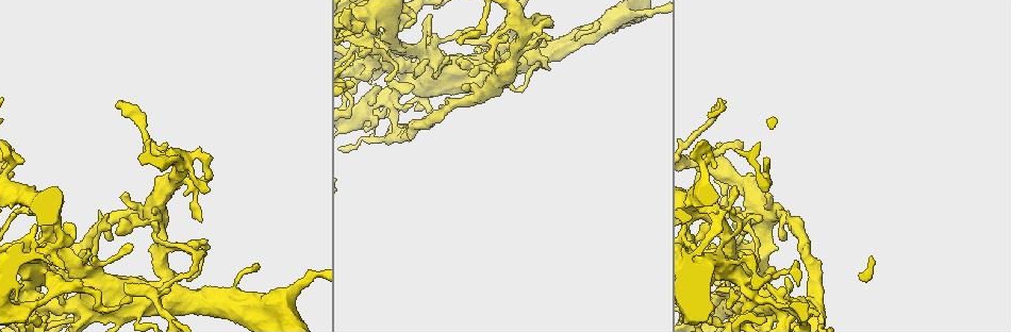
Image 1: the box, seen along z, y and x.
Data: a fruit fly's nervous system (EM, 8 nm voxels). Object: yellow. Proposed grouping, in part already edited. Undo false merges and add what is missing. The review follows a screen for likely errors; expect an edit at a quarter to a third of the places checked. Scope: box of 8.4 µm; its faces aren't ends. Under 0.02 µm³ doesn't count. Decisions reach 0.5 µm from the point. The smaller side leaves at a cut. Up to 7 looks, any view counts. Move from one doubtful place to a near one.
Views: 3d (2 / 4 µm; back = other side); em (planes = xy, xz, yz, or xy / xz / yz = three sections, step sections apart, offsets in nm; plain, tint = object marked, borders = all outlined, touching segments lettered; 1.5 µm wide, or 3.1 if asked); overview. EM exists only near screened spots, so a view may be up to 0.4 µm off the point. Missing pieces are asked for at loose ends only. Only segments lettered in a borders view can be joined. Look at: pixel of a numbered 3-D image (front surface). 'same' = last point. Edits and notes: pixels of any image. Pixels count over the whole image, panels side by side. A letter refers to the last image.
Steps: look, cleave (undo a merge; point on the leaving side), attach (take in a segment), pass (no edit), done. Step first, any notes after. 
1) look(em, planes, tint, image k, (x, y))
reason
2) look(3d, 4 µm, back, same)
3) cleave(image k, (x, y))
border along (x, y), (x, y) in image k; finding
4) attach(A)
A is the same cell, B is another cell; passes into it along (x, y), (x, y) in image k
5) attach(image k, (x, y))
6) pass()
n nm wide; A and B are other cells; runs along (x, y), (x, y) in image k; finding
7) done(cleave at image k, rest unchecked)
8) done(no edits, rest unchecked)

look(em, planes, borders, image 1, (646, 12))
calibre changes

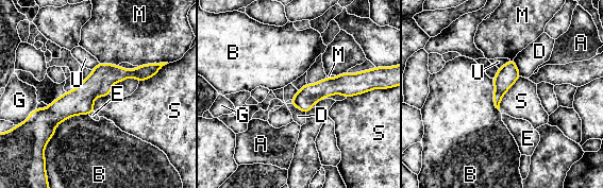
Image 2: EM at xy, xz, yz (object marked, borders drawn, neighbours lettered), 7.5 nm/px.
pass()
A, B, D, E, G, M, S and U are other cells; border along (521, 77), (504, 94), (499, 109) in image 2; continuous, no second cell

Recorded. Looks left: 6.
look(em, planes, plain, image 1, (427, 16))
tapers out

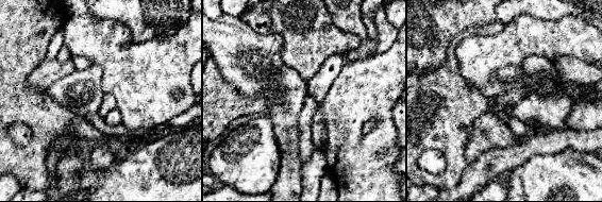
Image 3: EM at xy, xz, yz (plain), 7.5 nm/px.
look(em, planes, borders, same)

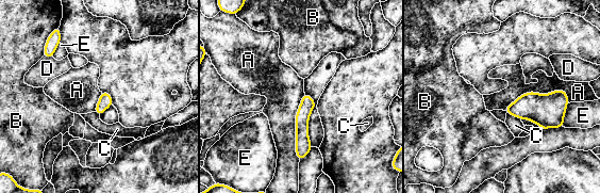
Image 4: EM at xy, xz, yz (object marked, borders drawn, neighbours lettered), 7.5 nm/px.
pass()
A, B, C, D and E are other cells; runs along (306, 97), (300, 156) in image 4; no lettered segment goes on from it

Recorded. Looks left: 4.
look(3d, 4 µm, image 1, (363, 67))
calibre changes

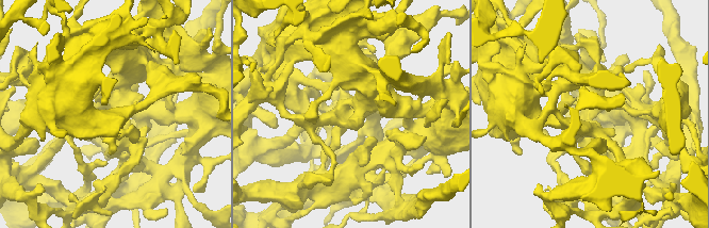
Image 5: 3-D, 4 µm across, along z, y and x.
look(em, planes, tint, image 5, (351, 110))

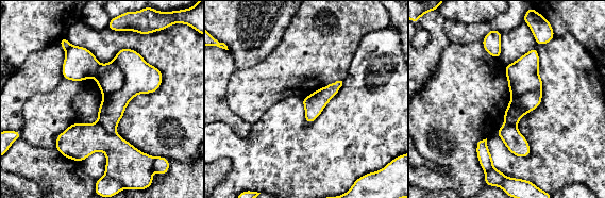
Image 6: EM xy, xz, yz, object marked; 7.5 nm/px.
look(em, planes, borders, same)
see the neighbours

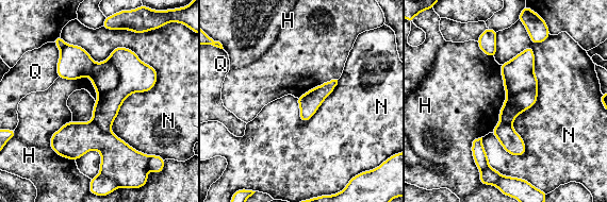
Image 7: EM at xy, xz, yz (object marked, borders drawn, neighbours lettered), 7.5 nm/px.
pass()
H, N and Q are other cells; all the same cell

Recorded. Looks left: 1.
done(no edits, rest unchecked)

